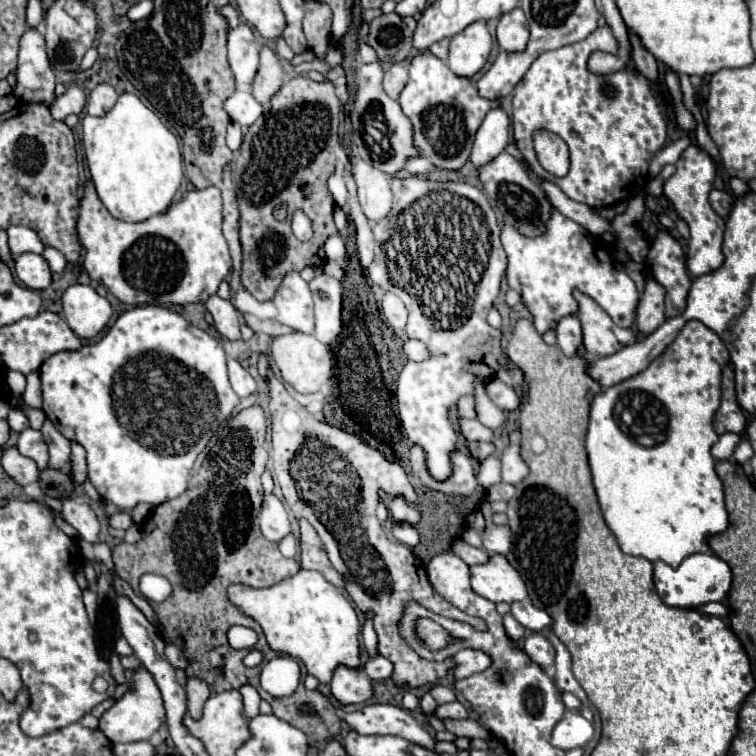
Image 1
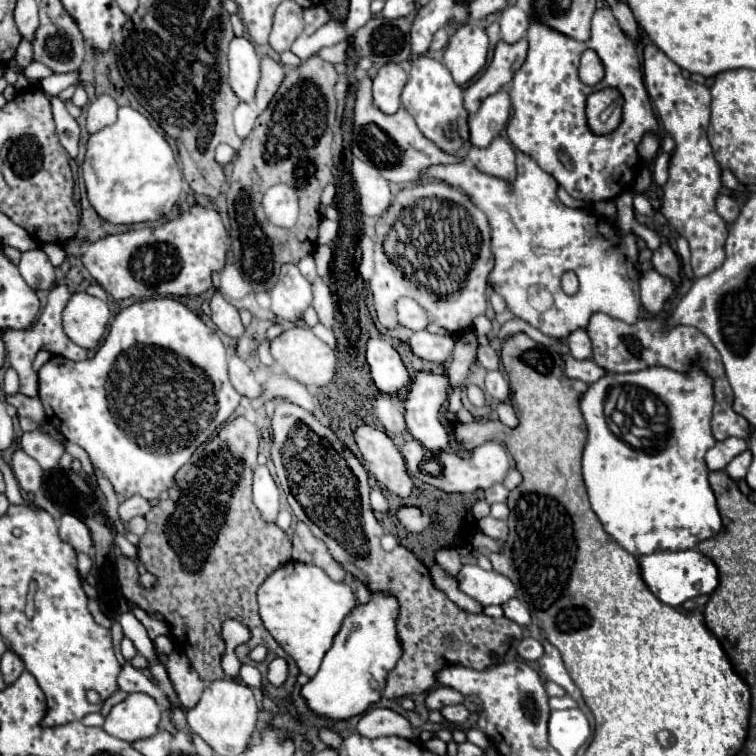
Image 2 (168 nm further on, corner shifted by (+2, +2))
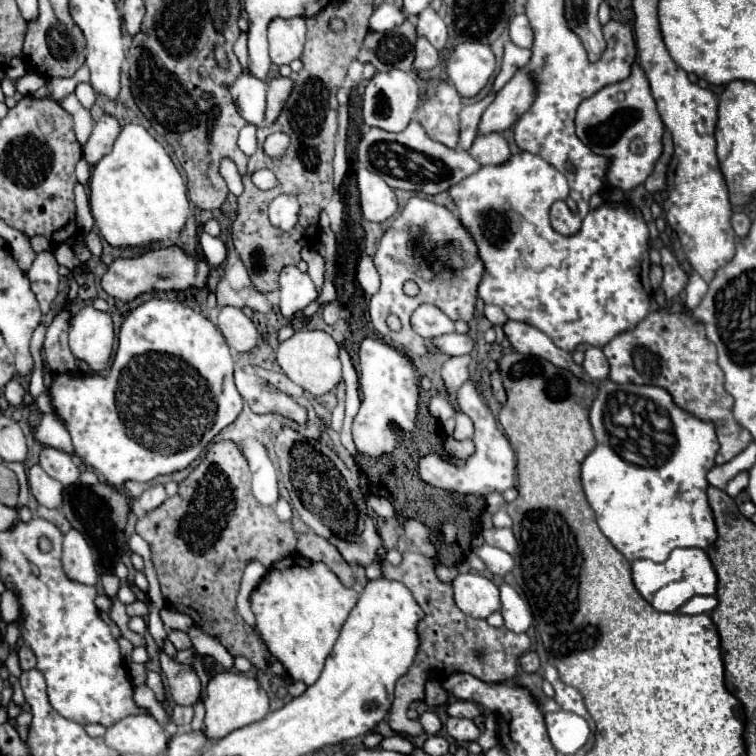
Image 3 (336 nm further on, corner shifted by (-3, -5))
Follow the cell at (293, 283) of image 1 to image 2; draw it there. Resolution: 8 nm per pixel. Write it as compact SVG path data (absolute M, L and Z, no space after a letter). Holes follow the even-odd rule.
M284 264L280 280L270 290L272 312L286 322L302 320L306 308L312 304L312 284L300 274L294 264Z

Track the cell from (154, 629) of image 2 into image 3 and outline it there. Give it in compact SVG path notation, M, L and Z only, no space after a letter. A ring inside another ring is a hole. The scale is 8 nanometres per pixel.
M161 653L161 669L167 679L169 695L177 705L195 705L201 697L201 681L191 665L181 665Z

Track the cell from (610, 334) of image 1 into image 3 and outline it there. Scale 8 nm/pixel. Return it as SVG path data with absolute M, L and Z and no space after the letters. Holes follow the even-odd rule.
M665 309L653 311L633 331L625 331L607 343L603 353L611 365L611 381L663 387L677 407L701 421L711 421L721 445L715 457L717 465L731 461L753 441L751 433L733 419L733 397L723 387L725 379L717 365L717 349L705 335L703 323L697 323L689 313L667 313Z

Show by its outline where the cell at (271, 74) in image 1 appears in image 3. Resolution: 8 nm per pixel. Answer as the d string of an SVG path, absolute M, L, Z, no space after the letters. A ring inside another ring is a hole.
M277 77L269 81L269 89L267 89L267 113L265 113L265 121L267 125L273 125L273 121L277 119L277 115L281 113L287 97L291 95L293 89L293 81L289 77Z

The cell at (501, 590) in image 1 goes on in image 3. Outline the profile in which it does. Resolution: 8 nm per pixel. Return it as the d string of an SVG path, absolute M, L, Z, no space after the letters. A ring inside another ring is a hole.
M457 575L451 585L455 591L455 605L469 617L485 619L501 609L497 585L483 575Z

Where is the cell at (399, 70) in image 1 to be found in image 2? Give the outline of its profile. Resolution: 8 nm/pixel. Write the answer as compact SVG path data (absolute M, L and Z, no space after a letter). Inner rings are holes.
M386 64L374 76L374 104L386 112L394 114L400 108L400 92L408 80L408 74L402 70L400 64Z

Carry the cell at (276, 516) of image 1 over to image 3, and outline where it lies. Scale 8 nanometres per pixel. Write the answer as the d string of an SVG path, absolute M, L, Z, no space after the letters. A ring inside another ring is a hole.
M243 439L237 443L241 453L245 455L249 469L253 473L253 495L263 505L275 505L279 499L277 489L277 469L265 449L265 445L257 439Z

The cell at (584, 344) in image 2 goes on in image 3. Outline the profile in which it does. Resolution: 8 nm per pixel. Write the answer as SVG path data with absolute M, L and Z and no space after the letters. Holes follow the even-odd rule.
M589 347L587 349L583 369L595 381L603 381L603 379L609 377L609 363L607 363L607 359L605 359L605 355L599 347Z

